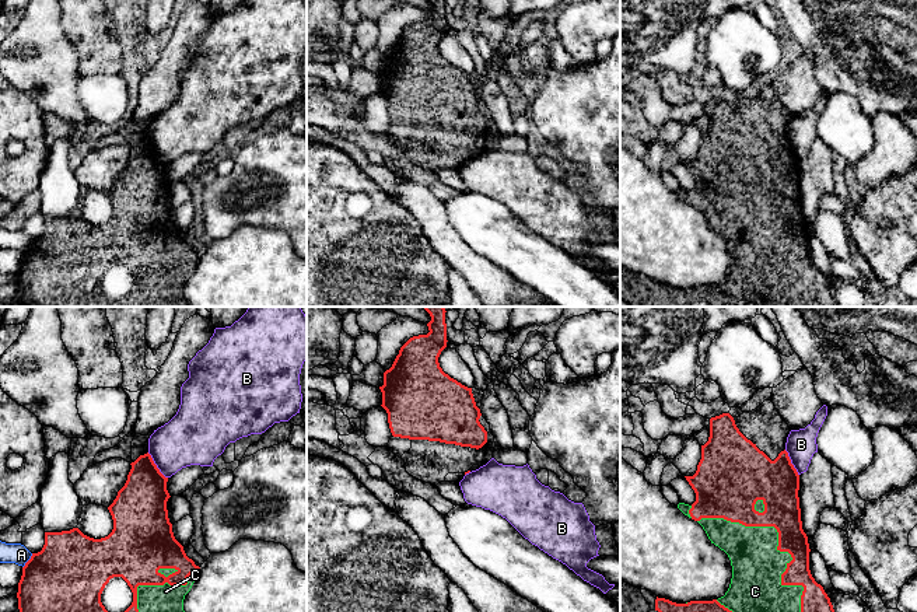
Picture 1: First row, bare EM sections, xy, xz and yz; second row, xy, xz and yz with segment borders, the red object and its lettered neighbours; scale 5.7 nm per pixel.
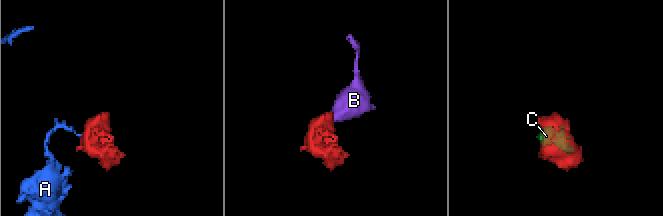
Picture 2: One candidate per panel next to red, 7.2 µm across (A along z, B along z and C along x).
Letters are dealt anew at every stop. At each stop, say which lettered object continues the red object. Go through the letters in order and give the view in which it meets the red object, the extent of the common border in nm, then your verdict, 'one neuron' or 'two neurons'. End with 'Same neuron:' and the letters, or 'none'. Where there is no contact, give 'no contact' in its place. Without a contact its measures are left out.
A: xy | 110 nm | two neurons
B: xy | 190 nm | two neurons
C: yz | 850 nm | one neuron
Same neuron: C

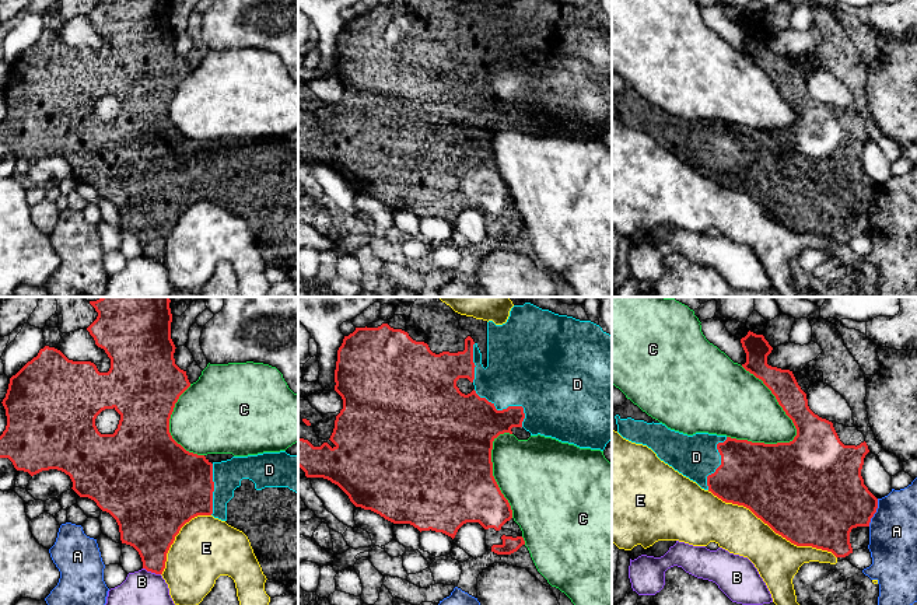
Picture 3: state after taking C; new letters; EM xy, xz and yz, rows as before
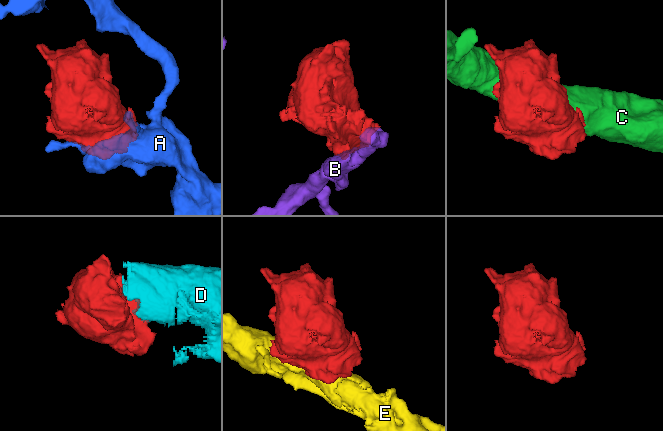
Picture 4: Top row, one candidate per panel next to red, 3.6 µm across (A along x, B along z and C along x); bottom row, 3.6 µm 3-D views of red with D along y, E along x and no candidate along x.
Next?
A: yz | 170 nm | two neurons
B: xy | 110 nm | two neurons
C: yz | 550 nm | two neurons
D: xz | 360 nm | one neuron
E: yz | 850 nm | two neurons
Same neuron: D

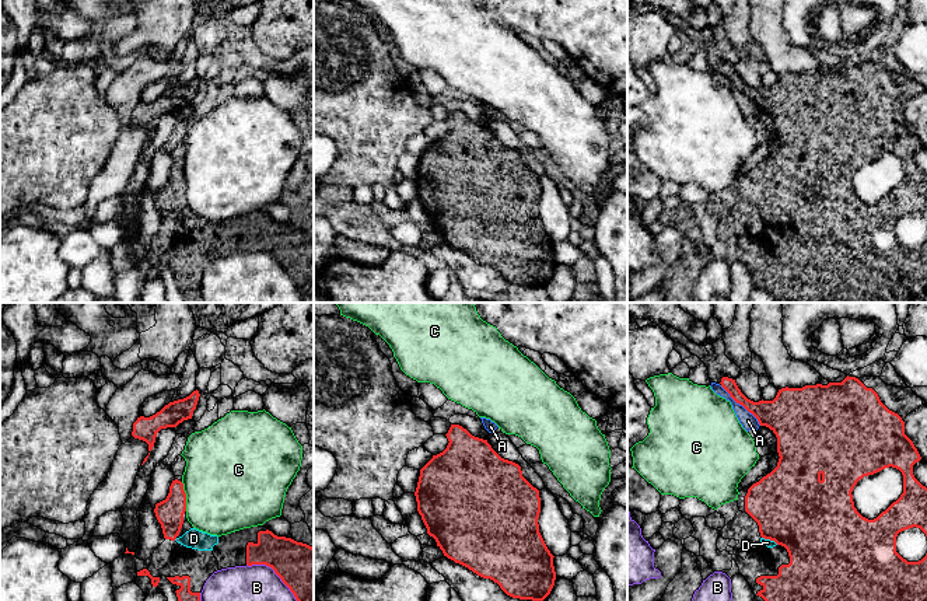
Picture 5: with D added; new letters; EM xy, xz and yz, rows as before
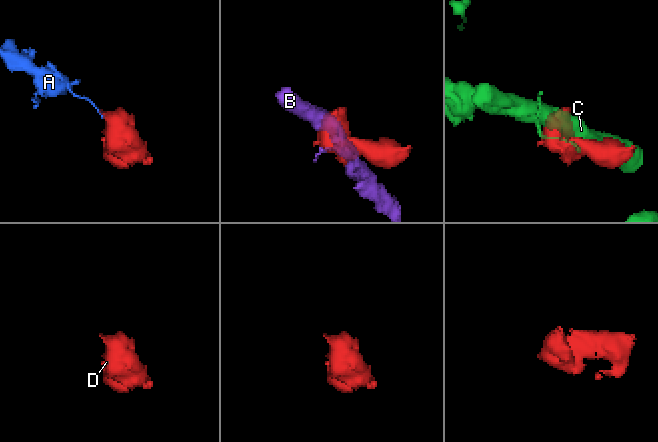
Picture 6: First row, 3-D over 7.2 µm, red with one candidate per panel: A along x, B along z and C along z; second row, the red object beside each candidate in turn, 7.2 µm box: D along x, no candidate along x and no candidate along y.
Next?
A: yz | 340 nm | two neurons
B: xy | 420 nm | two neurons
C: xy | 170 nm | two neurons
D: yz | 100 nm | one neuron
Same neuron: D

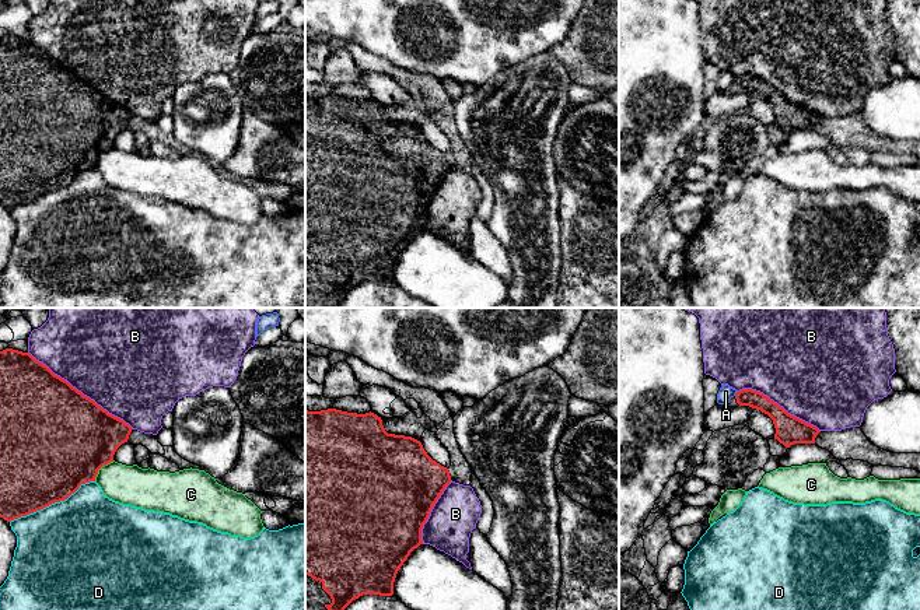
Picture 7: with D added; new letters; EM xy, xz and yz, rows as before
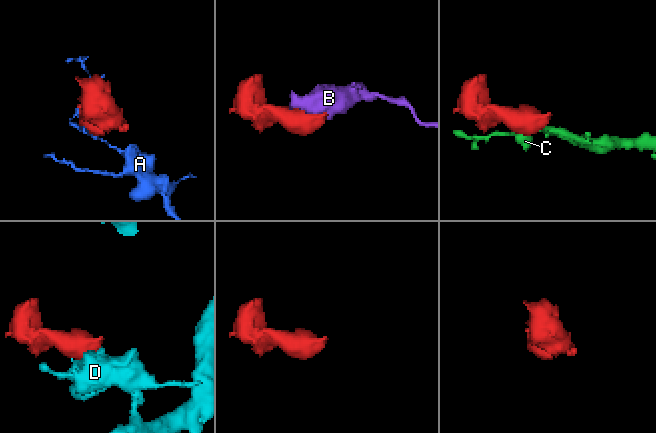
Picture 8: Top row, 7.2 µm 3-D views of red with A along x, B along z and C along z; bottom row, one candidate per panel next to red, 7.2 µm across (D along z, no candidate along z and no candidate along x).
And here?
A: yz | 30 nm | two neurons
B: xy | 750 nm | two neurons
C: xy | 170 nm | two neurons
D: xy | 550 nm | two neurons
Same neuron: none

